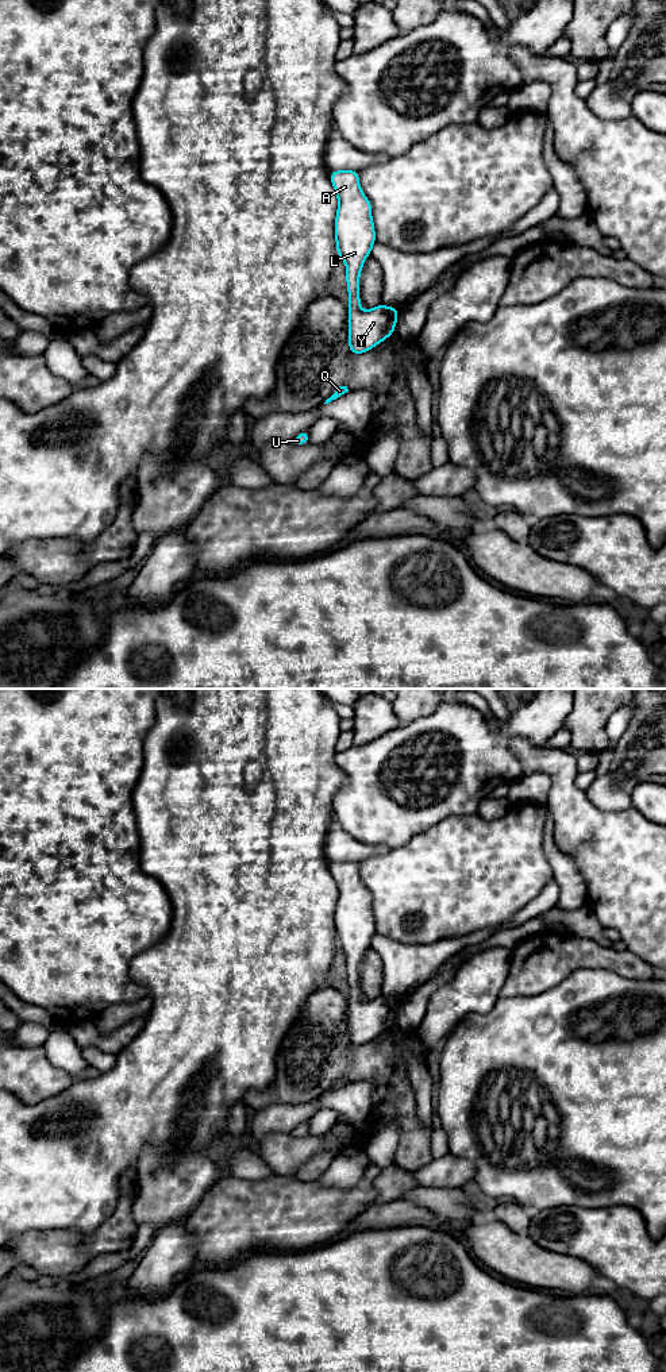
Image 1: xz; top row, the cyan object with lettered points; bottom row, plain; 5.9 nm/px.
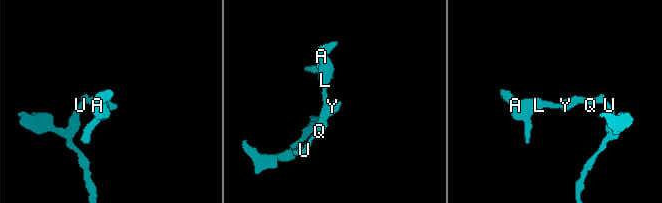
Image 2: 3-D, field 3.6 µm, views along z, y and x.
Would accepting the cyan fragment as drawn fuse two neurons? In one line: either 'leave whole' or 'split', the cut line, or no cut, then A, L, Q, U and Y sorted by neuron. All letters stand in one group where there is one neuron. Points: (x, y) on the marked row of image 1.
leave whole; no cut; A L Q U Y

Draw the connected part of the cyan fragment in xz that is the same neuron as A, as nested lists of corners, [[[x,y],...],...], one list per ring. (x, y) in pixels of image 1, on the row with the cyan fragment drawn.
[[[359,170],[330,172],[338,196],[335,243],[338,257],[346,263],[349,290],[349,347],[353,355],[363,354],[394,334],[399,309],[377,305],[359,311],[359,275],[363,262],[377,242],[372,217],[372,203],[359,186]]]

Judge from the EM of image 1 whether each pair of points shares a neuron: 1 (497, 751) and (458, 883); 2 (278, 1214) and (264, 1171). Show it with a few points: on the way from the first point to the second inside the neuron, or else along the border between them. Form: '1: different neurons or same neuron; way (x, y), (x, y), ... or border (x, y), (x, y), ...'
1: different neurons; border (474, 813), (451, 814), (443, 820)
2: different neurons; border (274, 1174), (258, 1180), (234, 1178)

